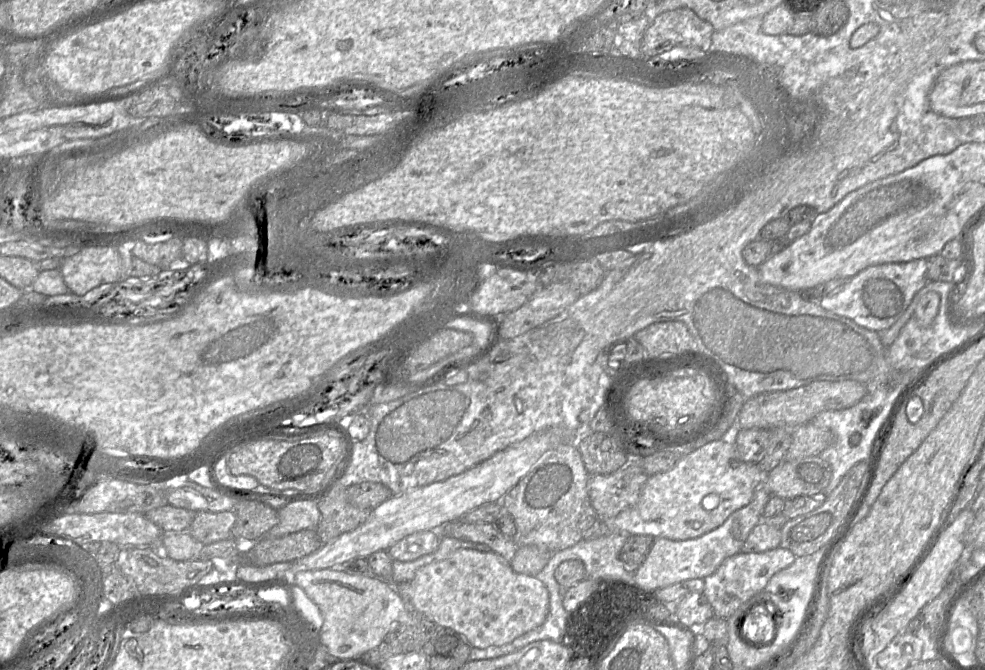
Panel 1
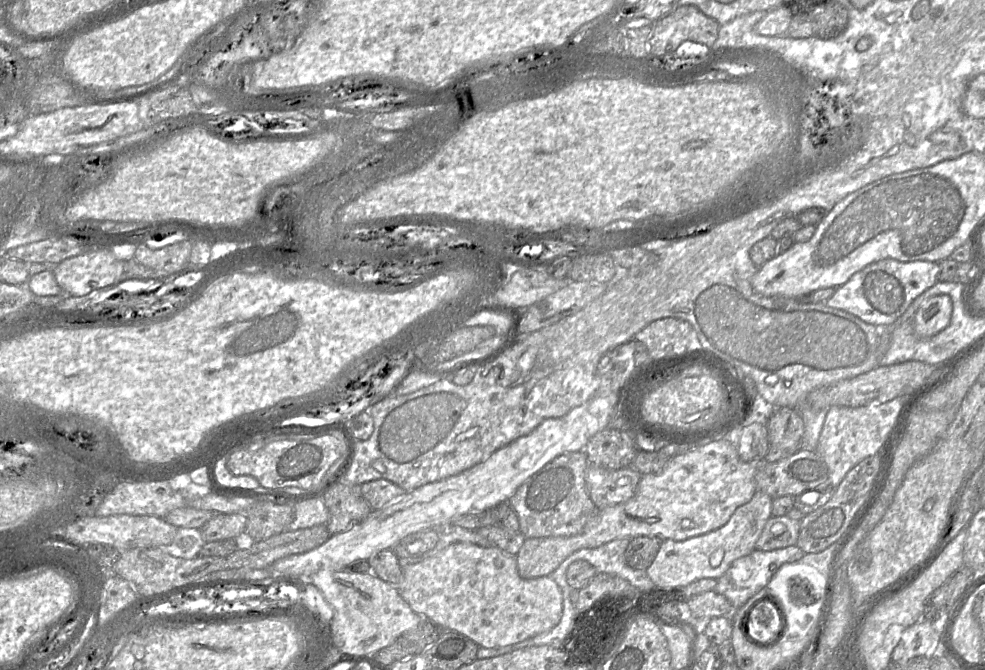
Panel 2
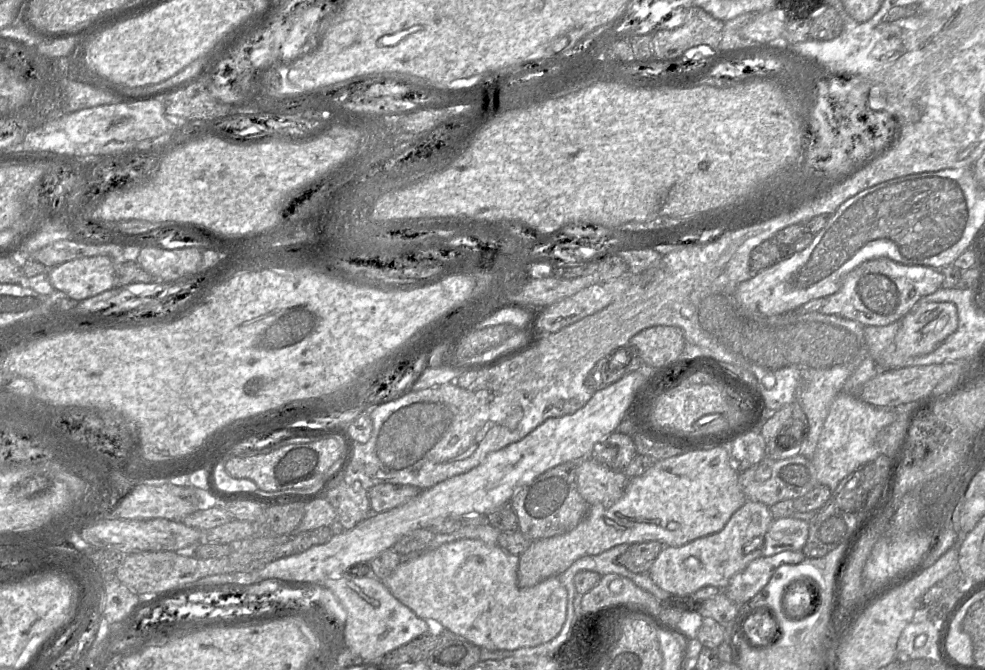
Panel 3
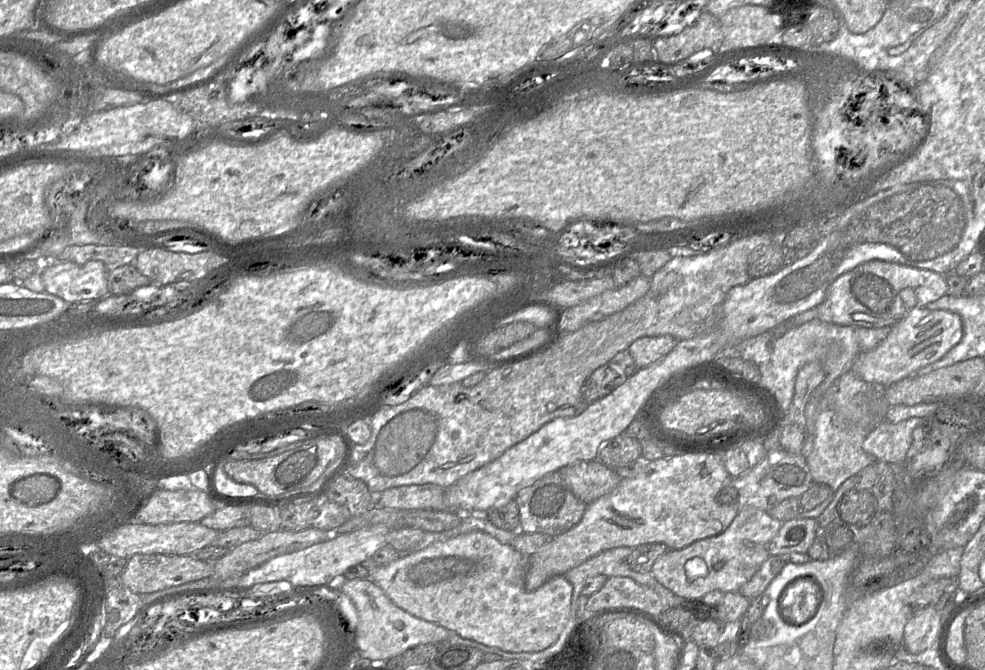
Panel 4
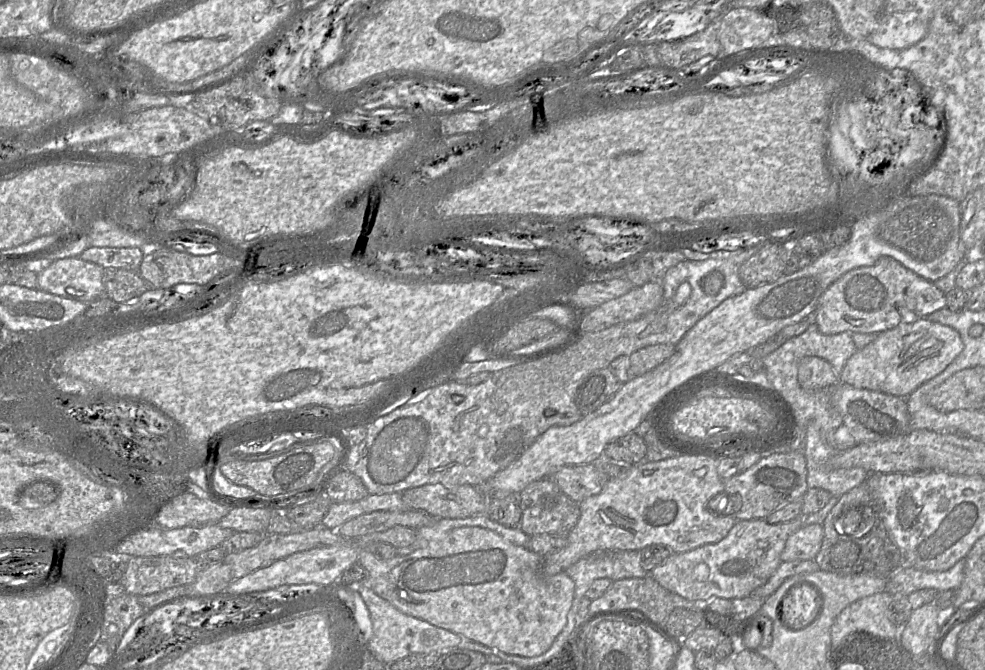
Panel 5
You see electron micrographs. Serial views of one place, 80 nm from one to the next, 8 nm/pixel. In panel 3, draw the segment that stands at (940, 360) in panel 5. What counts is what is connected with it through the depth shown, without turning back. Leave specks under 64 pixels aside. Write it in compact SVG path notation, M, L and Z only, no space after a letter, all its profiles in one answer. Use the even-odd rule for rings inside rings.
M931 302L901 319L894 344L905 355L926 355L937 349L957 327L958 313L953 303Z

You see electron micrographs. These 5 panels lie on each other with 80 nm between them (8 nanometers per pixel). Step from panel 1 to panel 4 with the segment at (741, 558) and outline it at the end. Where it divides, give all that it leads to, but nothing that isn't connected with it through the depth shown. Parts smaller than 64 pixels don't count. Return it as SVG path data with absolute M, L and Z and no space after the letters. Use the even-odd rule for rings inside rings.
M807 553L770 556L760 566L753 577L739 589L739 593L749 600L754 600L766 590L771 581L780 573L786 564L804 564L810 560Z

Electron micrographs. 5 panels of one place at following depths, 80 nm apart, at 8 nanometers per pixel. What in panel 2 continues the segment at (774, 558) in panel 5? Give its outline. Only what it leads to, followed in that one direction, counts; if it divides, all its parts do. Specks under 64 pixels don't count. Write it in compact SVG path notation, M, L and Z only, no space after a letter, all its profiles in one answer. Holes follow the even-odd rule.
M757 490L751 500L738 507L729 521L719 529L684 541L663 540L654 561L645 570L655 588L661 591L675 591L700 579L719 579L735 560L755 550L757 540L772 517L772 501L769 495Z

